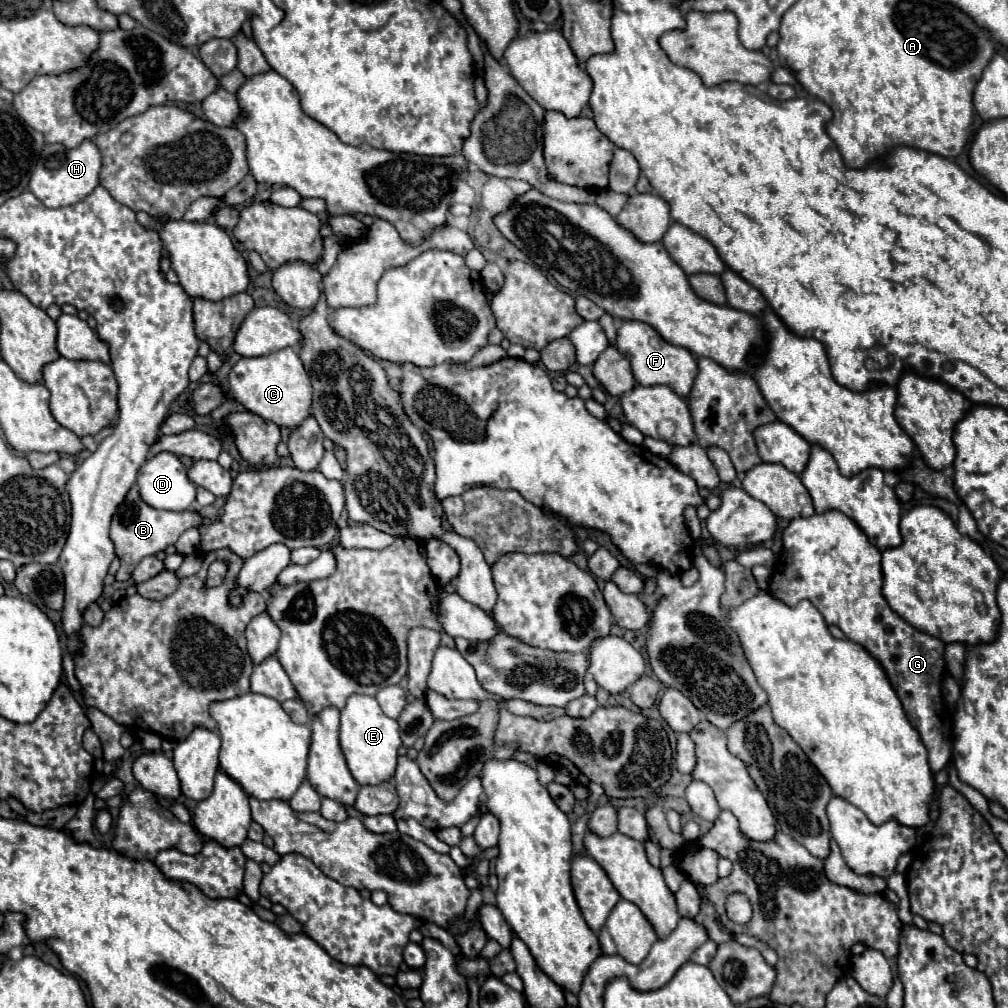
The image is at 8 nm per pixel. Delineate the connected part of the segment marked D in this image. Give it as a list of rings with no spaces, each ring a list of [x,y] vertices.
[[[174,453],[150,457],[138,473],[140,497],[154,509],[186,511],[196,501],[196,485],[186,477],[186,467]]]

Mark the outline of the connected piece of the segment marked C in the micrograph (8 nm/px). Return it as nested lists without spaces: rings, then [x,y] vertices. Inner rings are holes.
[[[286,347],[276,353],[252,359],[240,359],[228,377],[230,393],[236,401],[240,401],[248,411],[272,421],[280,427],[294,429],[310,415],[312,405],[312,385],[302,367],[302,361],[296,349]]]

